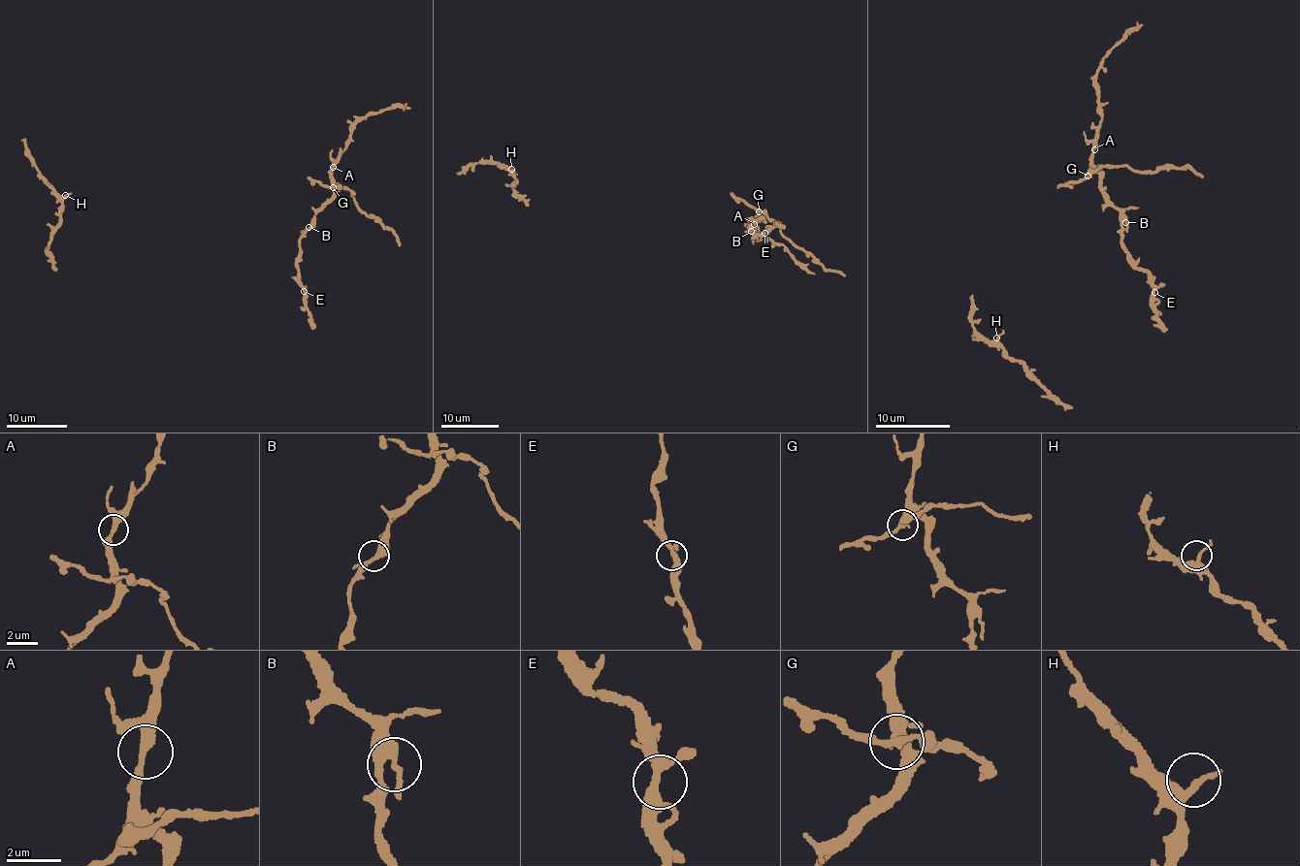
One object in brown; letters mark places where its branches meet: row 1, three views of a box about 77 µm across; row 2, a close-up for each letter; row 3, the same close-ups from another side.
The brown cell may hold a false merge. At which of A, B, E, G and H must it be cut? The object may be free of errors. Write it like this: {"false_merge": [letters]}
{"false_merge": ["G"]}

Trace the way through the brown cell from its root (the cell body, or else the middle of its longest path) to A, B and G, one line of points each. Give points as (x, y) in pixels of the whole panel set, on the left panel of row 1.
A: (307, 178), (320, 181), (331, 187), (333, 167)
B: (307, 178), (320, 181), (331, 187), (333, 185), (335, 189), (335, 194), (316, 212), (314, 224), (308, 227)
G: (307, 178), (332, 186)

